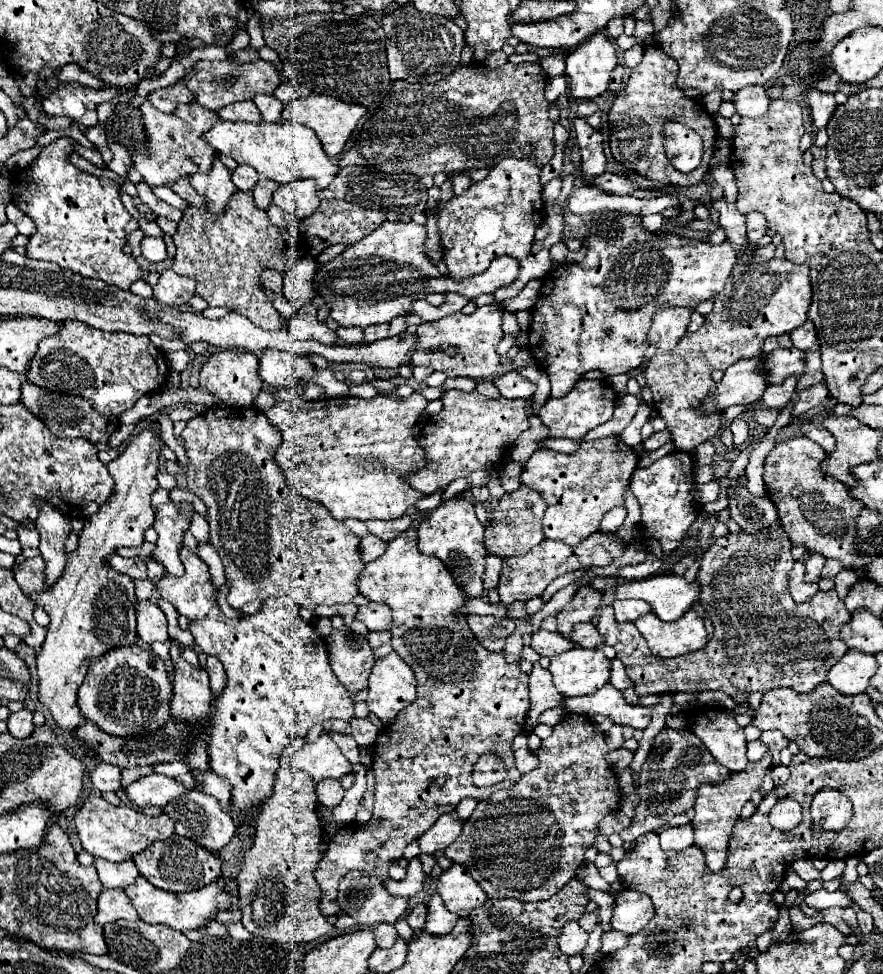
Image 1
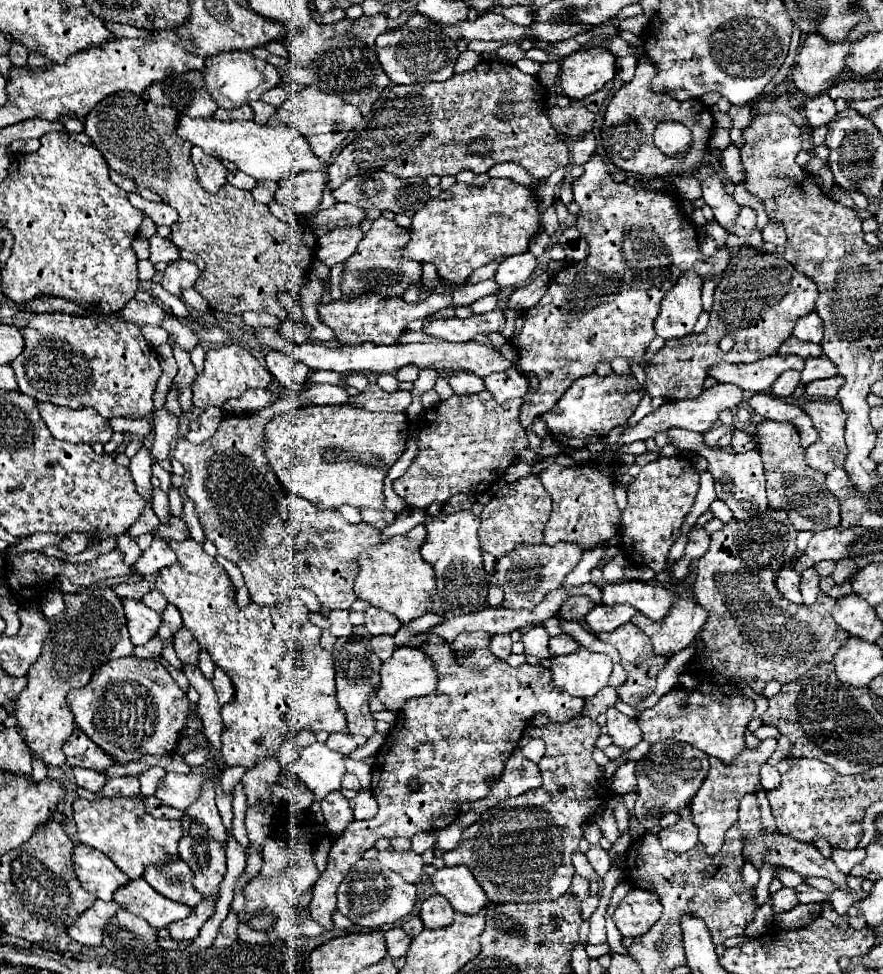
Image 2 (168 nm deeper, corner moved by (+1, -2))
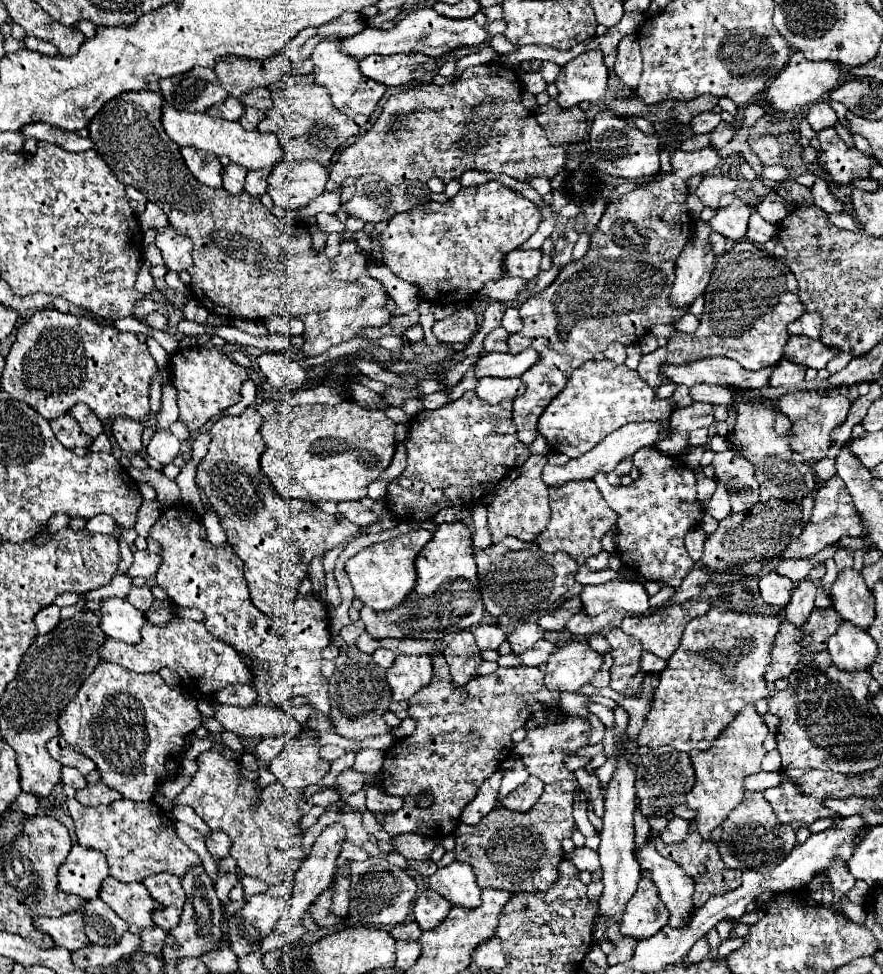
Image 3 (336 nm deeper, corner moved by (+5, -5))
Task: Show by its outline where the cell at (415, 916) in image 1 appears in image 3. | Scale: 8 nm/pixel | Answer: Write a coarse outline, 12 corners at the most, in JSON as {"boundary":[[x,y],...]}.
{"boundary":[[415,921],[391,931],[395,939],[417,941],[421,929]]}

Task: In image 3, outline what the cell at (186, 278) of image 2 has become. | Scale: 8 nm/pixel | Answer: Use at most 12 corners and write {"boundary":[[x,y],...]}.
{"boundary":[[173,227],[159,231],[167,271],[191,267],[191,241]]}

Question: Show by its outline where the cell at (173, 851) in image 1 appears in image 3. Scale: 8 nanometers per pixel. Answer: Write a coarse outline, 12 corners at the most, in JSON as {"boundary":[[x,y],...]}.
{"boundary":[[159,873],[143,881],[163,905],[153,914],[162,929],[179,924],[185,903],[181,879]]}

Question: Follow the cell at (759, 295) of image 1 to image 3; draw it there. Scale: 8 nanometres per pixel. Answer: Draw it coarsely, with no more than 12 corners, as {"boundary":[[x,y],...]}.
{"boundary":[[749,241],[723,253],[699,329],[643,355],[659,365],[727,355],[757,371],[783,357],[805,313],[789,267]]}

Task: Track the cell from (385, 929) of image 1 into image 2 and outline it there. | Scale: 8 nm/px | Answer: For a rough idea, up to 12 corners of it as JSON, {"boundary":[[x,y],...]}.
{"boundary":[[401,928],[385,932],[387,954],[401,958],[407,954],[411,936]]}

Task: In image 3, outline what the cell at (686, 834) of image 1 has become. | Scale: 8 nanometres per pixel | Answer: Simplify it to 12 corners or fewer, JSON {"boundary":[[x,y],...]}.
{"boundary":[[673,817],[661,831],[663,843],[679,843],[689,835],[689,821]]}

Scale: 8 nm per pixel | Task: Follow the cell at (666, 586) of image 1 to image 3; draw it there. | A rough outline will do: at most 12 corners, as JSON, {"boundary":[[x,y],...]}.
{"boundary":[[637,581],[587,585],[581,601],[587,615],[617,609],[649,611],[649,595]]}

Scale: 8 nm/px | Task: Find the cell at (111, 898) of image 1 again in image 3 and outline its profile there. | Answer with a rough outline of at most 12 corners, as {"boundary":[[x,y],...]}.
{"boundary":[[83,915],[39,917],[35,927],[51,935],[55,947],[69,951],[91,943]]}

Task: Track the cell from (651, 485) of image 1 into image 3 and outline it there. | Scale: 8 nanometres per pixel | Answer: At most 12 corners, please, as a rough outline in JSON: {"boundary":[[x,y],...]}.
{"boundary":[[653,447],[627,487],[593,477],[619,515],[627,571],[679,587],[703,517],[695,473]]}

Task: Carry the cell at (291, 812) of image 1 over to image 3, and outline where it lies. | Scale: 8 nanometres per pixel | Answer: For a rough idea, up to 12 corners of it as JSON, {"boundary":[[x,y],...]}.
{"boundary":[[249,897],[229,919],[233,953],[257,951],[283,917],[287,899]]}

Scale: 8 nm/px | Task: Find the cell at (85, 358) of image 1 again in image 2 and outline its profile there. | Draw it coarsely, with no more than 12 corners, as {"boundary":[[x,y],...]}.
{"boundary":[[59,312],[23,326],[19,392],[103,418],[153,412],[137,324]]}

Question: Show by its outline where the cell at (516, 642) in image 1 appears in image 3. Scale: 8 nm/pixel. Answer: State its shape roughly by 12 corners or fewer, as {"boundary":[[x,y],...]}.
{"boundary":[[479,625],[475,633],[479,649],[495,649],[507,639],[501,627]]}

